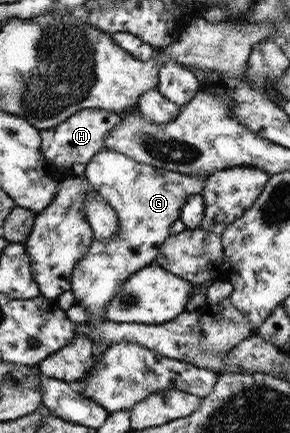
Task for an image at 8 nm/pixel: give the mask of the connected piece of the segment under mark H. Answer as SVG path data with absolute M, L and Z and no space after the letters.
M85 109L73 114L66 121L56 127L41 131L42 150L47 159L57 167L63 167L66 173L74 176L83 176L87 163L104 148L104 140L108 134L120 126L121 117L104 109Z

